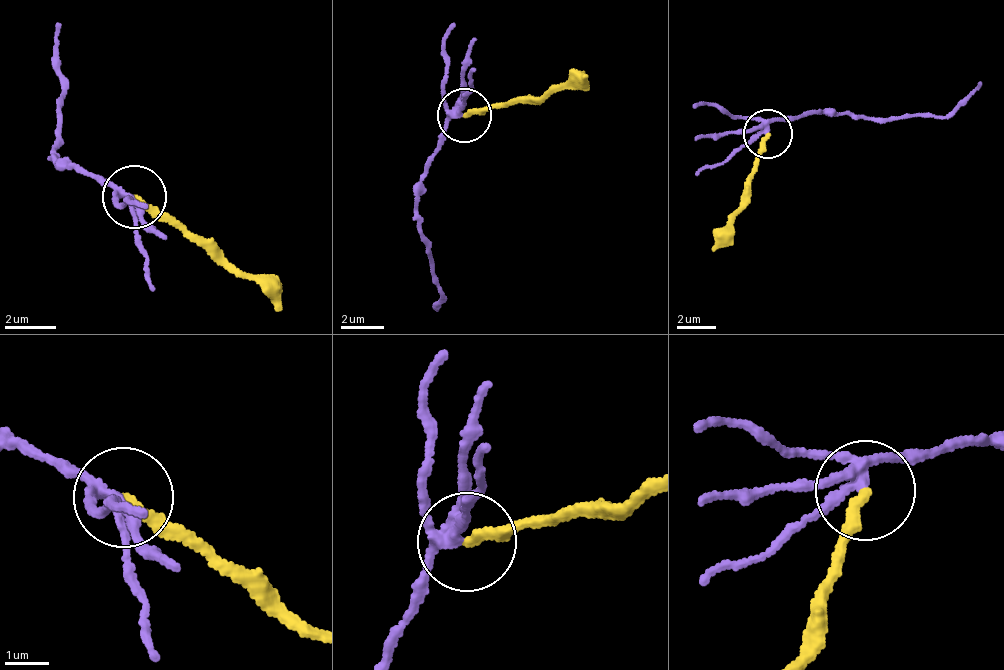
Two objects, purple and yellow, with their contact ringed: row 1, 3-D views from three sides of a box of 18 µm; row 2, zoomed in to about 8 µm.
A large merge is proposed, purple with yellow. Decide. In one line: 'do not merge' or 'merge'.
do not merge

